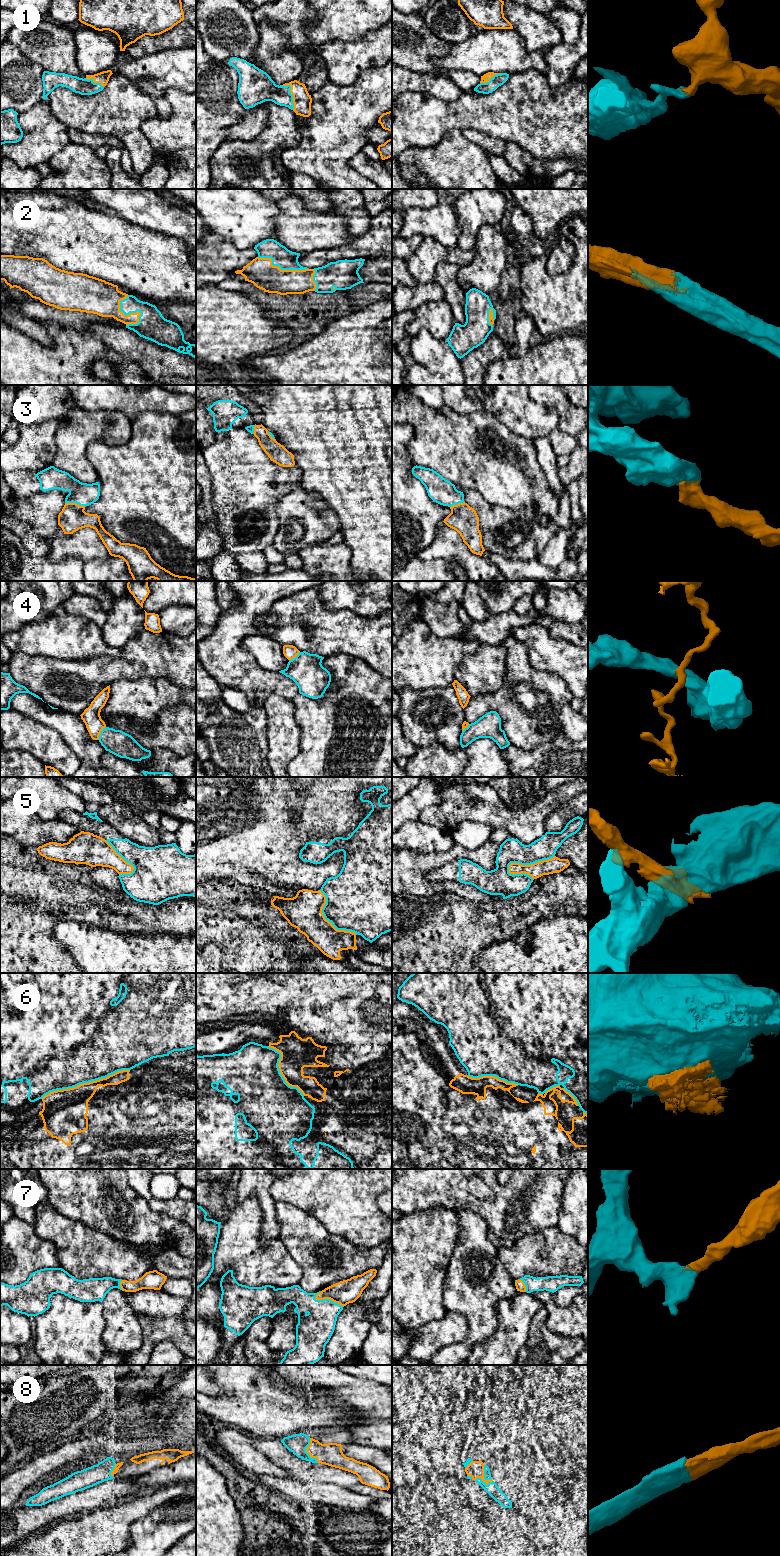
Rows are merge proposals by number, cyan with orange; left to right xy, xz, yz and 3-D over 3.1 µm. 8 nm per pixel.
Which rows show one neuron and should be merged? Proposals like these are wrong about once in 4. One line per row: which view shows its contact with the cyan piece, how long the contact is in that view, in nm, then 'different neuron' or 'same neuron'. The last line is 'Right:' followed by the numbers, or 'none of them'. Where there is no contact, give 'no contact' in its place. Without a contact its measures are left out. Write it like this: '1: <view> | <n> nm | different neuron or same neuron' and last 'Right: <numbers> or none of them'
1: xz | 220 nm | same neuron
2: xy | 260 nm | same neuron
3: xy | 170 nm | same neuron
4: xy | 130 nm | different neuron
5: yz | 400 nm | different neuron
6: xy | 750 nm | same neuron
7: xz | 260 nm | same neuron
8: yz | 180 nm | same neuron
Right: 1, 2, 3, 6, 7, 8

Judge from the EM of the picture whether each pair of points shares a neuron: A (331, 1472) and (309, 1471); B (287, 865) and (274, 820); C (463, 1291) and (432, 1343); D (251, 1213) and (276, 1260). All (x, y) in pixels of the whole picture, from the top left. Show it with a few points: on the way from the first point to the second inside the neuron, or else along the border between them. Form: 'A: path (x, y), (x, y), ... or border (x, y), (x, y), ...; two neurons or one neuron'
A: path (326, 1472), (314, 1472); one neuron
B: path (276, 854), (274, 852), (274, 831); one neuron
C: border (446, 1309), (460, 1312), (466, 1318), (469, 1326); two neurons
D: path (251, 1226), (251, 1242), (263, 1254); one neuron

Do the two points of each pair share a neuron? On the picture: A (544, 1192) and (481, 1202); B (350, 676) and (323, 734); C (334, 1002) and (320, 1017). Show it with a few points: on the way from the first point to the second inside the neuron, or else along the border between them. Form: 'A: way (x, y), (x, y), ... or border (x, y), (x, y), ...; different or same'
A: way (528, 1202), (497, 1202); same
B: way (344, 690), (331, 703), (331, 720); same
C: border (327, 986), (327, 1034); different

